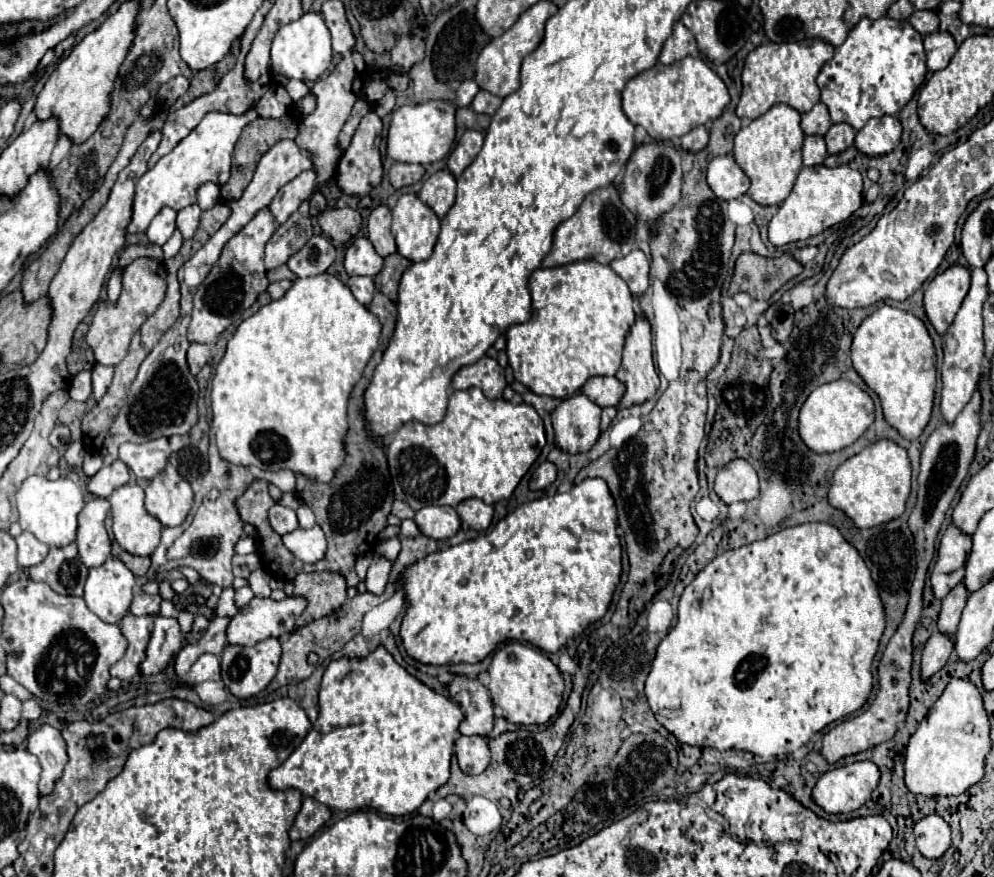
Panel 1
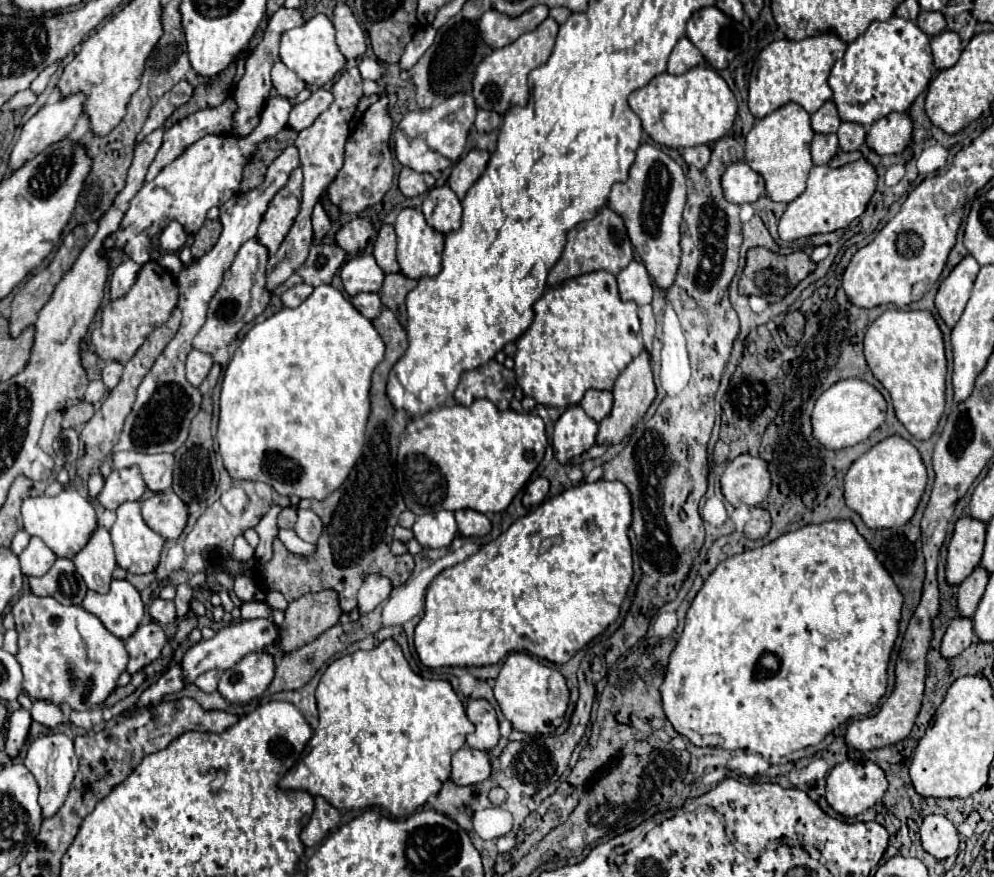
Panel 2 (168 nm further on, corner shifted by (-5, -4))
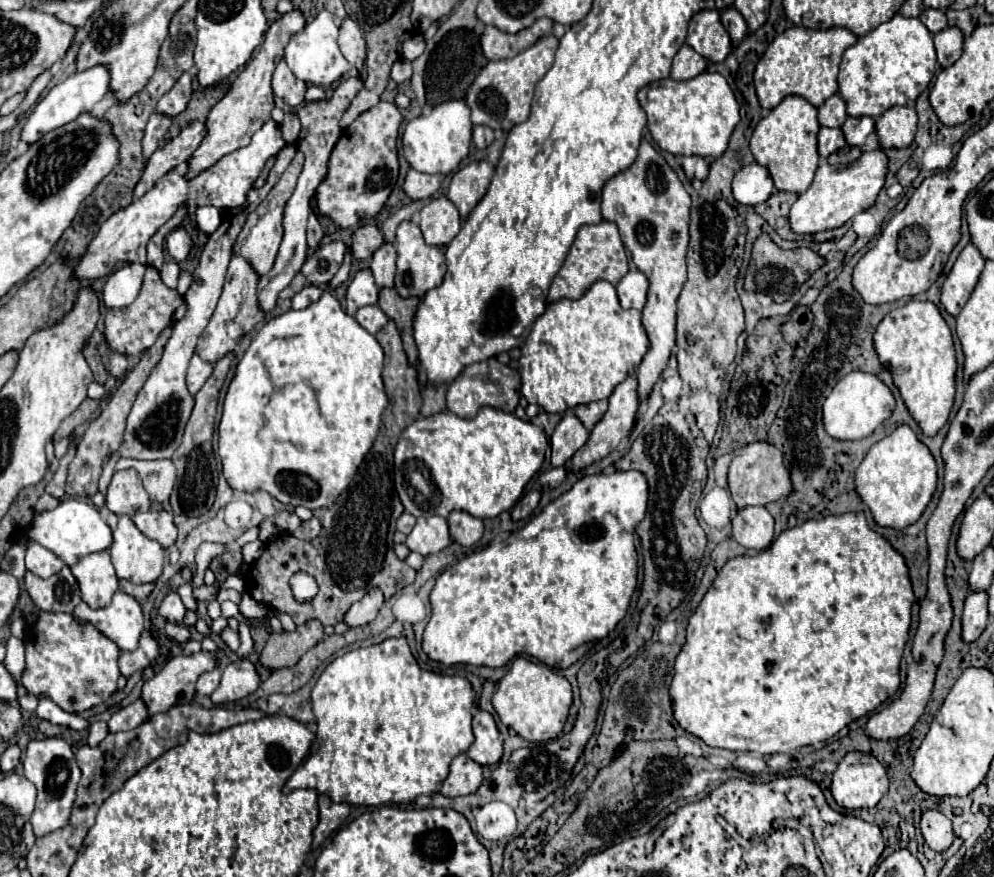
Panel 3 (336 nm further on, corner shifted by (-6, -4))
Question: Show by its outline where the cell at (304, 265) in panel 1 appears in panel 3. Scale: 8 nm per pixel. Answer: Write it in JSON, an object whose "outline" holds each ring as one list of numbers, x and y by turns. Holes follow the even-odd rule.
{"outline":[[333,241,329,245,319,247,313,255,307,257,301,273,311,285,327,285,339,271,345,257,345,249,347,247,343,241]]}

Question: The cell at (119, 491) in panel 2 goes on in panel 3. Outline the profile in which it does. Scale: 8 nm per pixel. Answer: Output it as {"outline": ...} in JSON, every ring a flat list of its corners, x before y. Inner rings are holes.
{"outline":[[117,471,105,495,105,507,115,515,135,515,137,511,147,511,151,499,141,483,137,471]]}

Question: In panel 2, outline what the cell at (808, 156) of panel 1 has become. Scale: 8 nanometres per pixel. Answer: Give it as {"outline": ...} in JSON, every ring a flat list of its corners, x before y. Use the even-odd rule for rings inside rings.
{"outline":[[816,133,810,149,812,149,812,159,814,159,816,165,828,165,828,161,838,151,838,137,834,133,830,133,830,135]]}

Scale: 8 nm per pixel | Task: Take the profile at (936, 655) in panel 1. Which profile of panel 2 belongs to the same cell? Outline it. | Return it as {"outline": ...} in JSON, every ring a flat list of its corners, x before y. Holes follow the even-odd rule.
{"outline":[[958,615,950,623,950,627,948,627,948,631,946,631,944,639,942,639,940,651,942,651,942,655,946,659,952,659,952,657,960,655,962,649,970,647,972,639,974,639,974,623,972,623,972,617]]}

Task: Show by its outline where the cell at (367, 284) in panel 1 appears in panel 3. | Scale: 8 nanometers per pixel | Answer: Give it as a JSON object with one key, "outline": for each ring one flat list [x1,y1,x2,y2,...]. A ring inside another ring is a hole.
{"outline":[[369,305,369,307,361,307,355,313,355,319,359,321,361,327,365,327,369,333,377,333,381,327,385,327,387,323,387,315,381,311,379,305]]}

